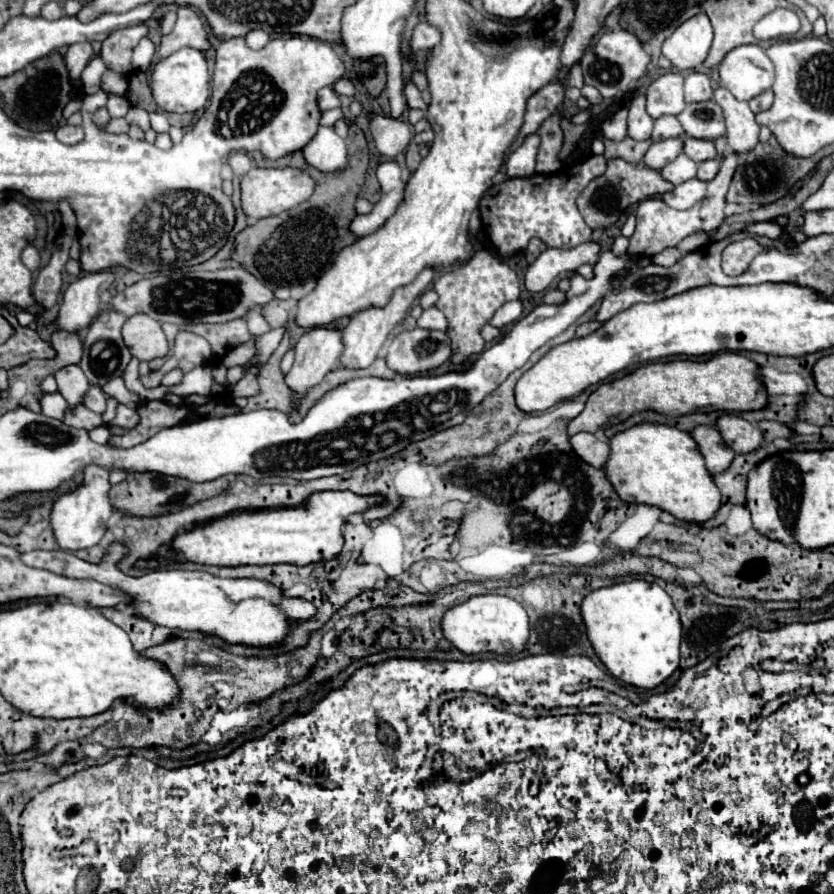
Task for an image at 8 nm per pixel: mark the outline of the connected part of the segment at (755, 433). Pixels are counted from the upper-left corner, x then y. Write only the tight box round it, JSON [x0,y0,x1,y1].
[716,413,762,453]

